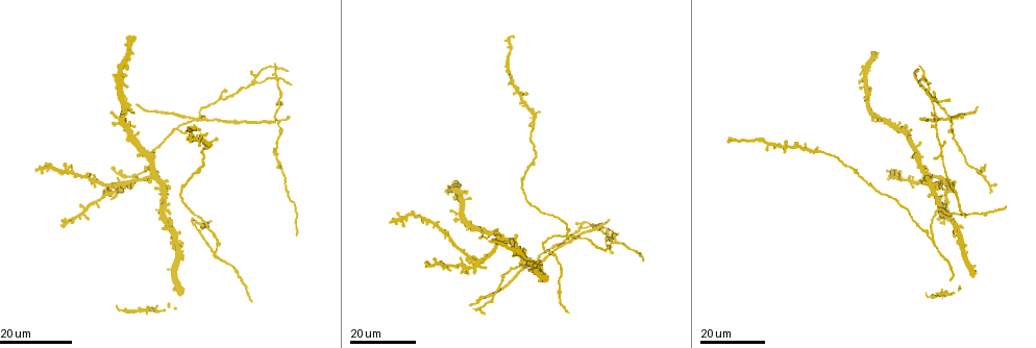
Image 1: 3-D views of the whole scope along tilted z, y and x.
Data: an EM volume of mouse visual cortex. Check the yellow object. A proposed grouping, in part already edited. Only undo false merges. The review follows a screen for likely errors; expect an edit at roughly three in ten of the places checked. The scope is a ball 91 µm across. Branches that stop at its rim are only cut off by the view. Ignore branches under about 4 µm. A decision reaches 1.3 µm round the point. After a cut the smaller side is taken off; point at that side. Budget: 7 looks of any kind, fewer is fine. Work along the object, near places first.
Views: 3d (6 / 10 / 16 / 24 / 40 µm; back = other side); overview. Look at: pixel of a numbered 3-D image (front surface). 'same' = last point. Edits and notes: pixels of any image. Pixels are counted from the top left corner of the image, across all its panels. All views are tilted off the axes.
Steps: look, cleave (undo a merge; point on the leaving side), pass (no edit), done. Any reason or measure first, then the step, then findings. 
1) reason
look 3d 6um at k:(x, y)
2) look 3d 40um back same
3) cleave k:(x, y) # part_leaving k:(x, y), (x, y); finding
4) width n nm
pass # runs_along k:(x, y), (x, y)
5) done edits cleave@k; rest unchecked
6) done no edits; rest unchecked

look 3d 24um at 1:(925, 173)

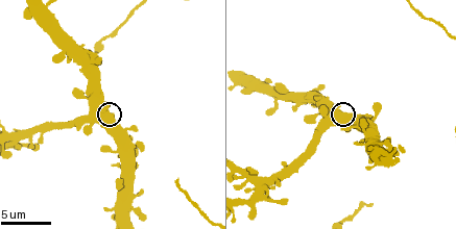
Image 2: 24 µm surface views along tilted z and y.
look 3d 10um at 2:(106, 111)

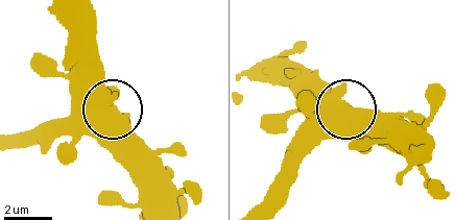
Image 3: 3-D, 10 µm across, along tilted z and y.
look 3d 6um at 3:(115, 112)

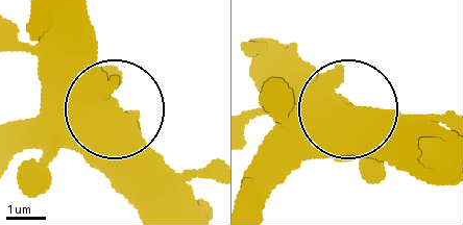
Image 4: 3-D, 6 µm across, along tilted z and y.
width 550 nm
pass # all the same neuron

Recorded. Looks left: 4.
three arms meet
look 3d 24um at 1:(980, 171)

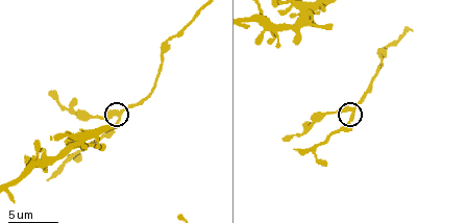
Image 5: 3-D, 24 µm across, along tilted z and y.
closer look
look 3d 6um at 5:(354, 112)

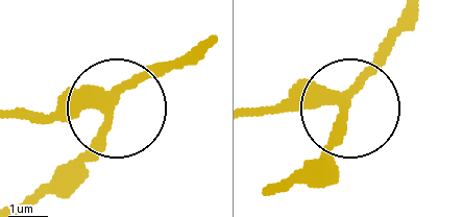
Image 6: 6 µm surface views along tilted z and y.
side_arm 11 um
pass # continuous, no second neuron

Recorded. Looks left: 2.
look 3d 16um at 1:(198, 119)

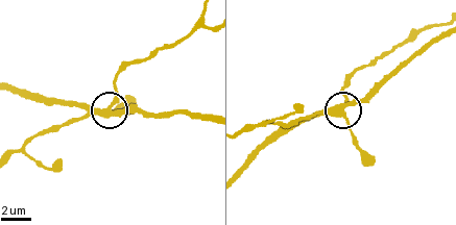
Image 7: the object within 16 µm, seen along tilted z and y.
look 3d 6um at 7:(346, 104)

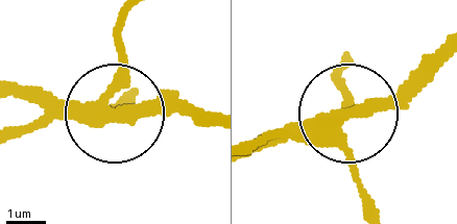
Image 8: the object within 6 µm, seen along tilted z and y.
cleave 8:(139, 105) # part_leaving 8:(87, 109), (210, 113); a second neuron is stuck on

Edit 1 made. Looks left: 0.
done edits cleave@8; rest unchecked

